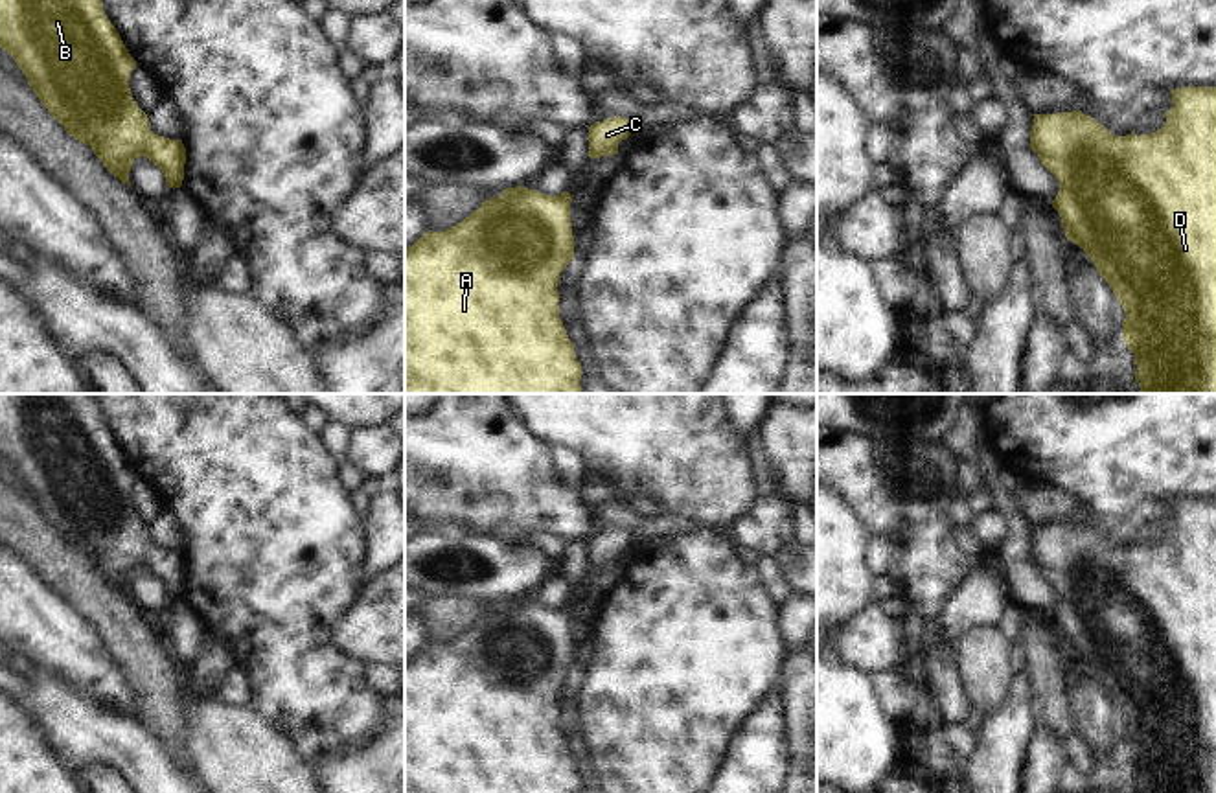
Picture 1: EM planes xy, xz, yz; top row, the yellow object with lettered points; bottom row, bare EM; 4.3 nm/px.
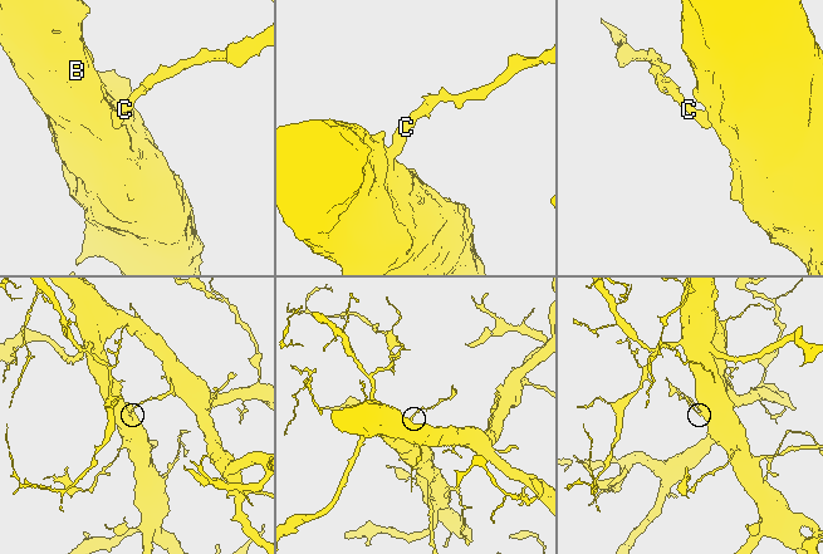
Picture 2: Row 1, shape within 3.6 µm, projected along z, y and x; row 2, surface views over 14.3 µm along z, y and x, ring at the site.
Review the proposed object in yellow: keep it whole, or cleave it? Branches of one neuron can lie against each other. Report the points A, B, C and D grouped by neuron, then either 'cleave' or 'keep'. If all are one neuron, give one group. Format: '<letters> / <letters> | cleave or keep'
A B C D | keep

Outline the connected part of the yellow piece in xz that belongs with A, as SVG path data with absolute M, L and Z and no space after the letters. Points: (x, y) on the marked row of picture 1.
M522 184L506 188L502 195L486 199L482 206L462 223L443 232L427 230L405 250L405 394L583 394L579 386L583 374L581 364L563 328L557 305L561 298L557 293L559 274L574 258L570 202L572 197L568 191L561 195L543 195Z

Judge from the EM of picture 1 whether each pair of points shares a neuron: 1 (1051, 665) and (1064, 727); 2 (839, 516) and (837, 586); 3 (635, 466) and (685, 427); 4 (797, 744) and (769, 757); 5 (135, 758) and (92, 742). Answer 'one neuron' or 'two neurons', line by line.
1: one neuron
2: one neuron
3: one neuron
4: two neurons
5: one neuron

